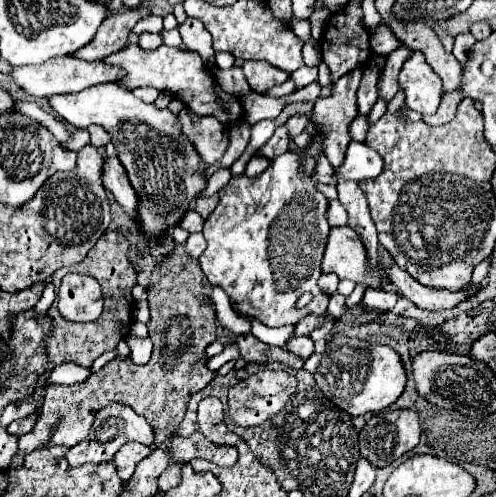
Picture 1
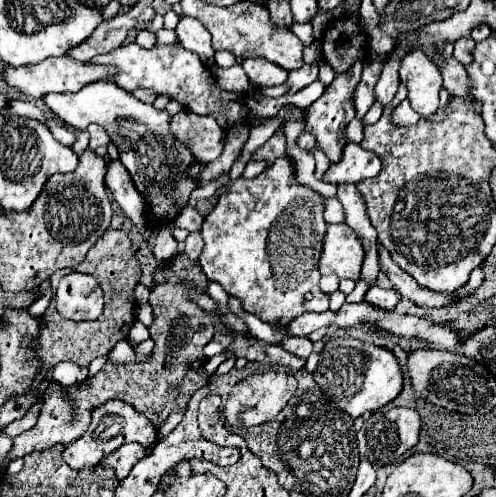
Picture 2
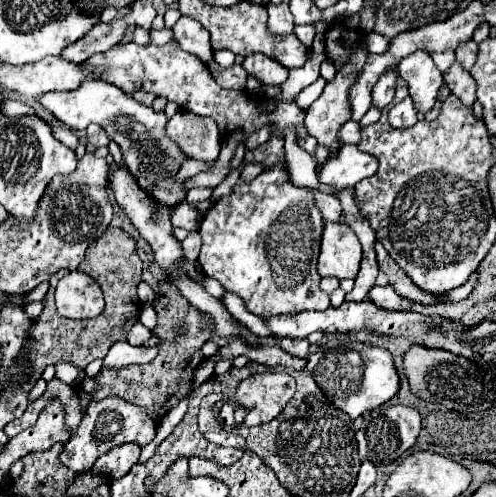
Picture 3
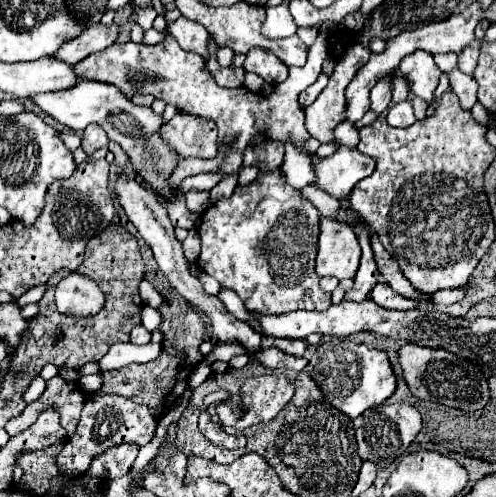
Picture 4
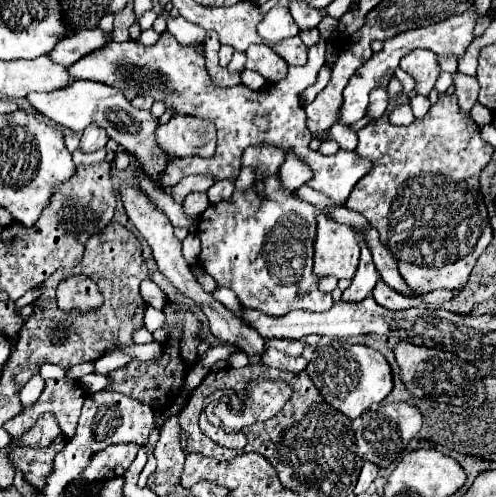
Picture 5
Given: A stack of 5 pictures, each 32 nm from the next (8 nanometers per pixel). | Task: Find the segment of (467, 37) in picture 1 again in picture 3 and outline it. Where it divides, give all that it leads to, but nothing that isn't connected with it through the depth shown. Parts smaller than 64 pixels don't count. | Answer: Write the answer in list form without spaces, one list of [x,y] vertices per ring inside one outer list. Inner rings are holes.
[[[474,40],[462,44],[455,51],[456,60],[461,66],[469,72],[477,60],[478,44]]]

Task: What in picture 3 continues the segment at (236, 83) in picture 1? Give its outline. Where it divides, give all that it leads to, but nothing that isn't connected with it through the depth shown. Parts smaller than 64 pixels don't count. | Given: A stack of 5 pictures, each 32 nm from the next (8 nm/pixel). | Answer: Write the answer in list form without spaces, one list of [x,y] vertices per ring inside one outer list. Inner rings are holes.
[[[214,60],[208,62],[210,74],[222,88],[234,88],[234,90],[244,90],[246,88],[246,72],[242,66],[230,66],[222,68]]]

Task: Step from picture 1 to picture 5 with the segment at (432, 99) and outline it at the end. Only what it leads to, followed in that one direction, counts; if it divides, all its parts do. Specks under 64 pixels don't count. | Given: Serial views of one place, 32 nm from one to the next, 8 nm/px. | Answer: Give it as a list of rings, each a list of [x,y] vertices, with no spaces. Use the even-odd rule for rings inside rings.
[[[422,48],[404,56],[400,68],[418,80],[418,94],[424,94],[424,96],[428,96],[428,92],[434,88],[434,82],[440,74],[438,56],[434,52],[422,50]]]

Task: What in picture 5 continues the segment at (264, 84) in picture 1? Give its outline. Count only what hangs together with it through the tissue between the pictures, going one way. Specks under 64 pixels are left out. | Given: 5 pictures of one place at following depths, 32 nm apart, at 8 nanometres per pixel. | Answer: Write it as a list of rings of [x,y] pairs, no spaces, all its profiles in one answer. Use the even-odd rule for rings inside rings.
[[[254,44],[248,48],[248,60],[246,60],[248,70],[256,70],[262,74],[268,82],[278,82],[286,76],[288,64],[284,58],[280,58],[270,46],[264,44]]]

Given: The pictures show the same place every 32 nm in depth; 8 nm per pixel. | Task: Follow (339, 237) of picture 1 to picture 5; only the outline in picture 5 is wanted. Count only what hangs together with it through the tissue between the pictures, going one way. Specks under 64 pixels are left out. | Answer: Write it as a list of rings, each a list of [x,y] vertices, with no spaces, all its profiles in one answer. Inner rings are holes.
[[[326,214],[316,216],[316,238],[314,238],[314,274],[352,278],[358,266],[360,246],[358,236],[352,228],[334,222]]]

